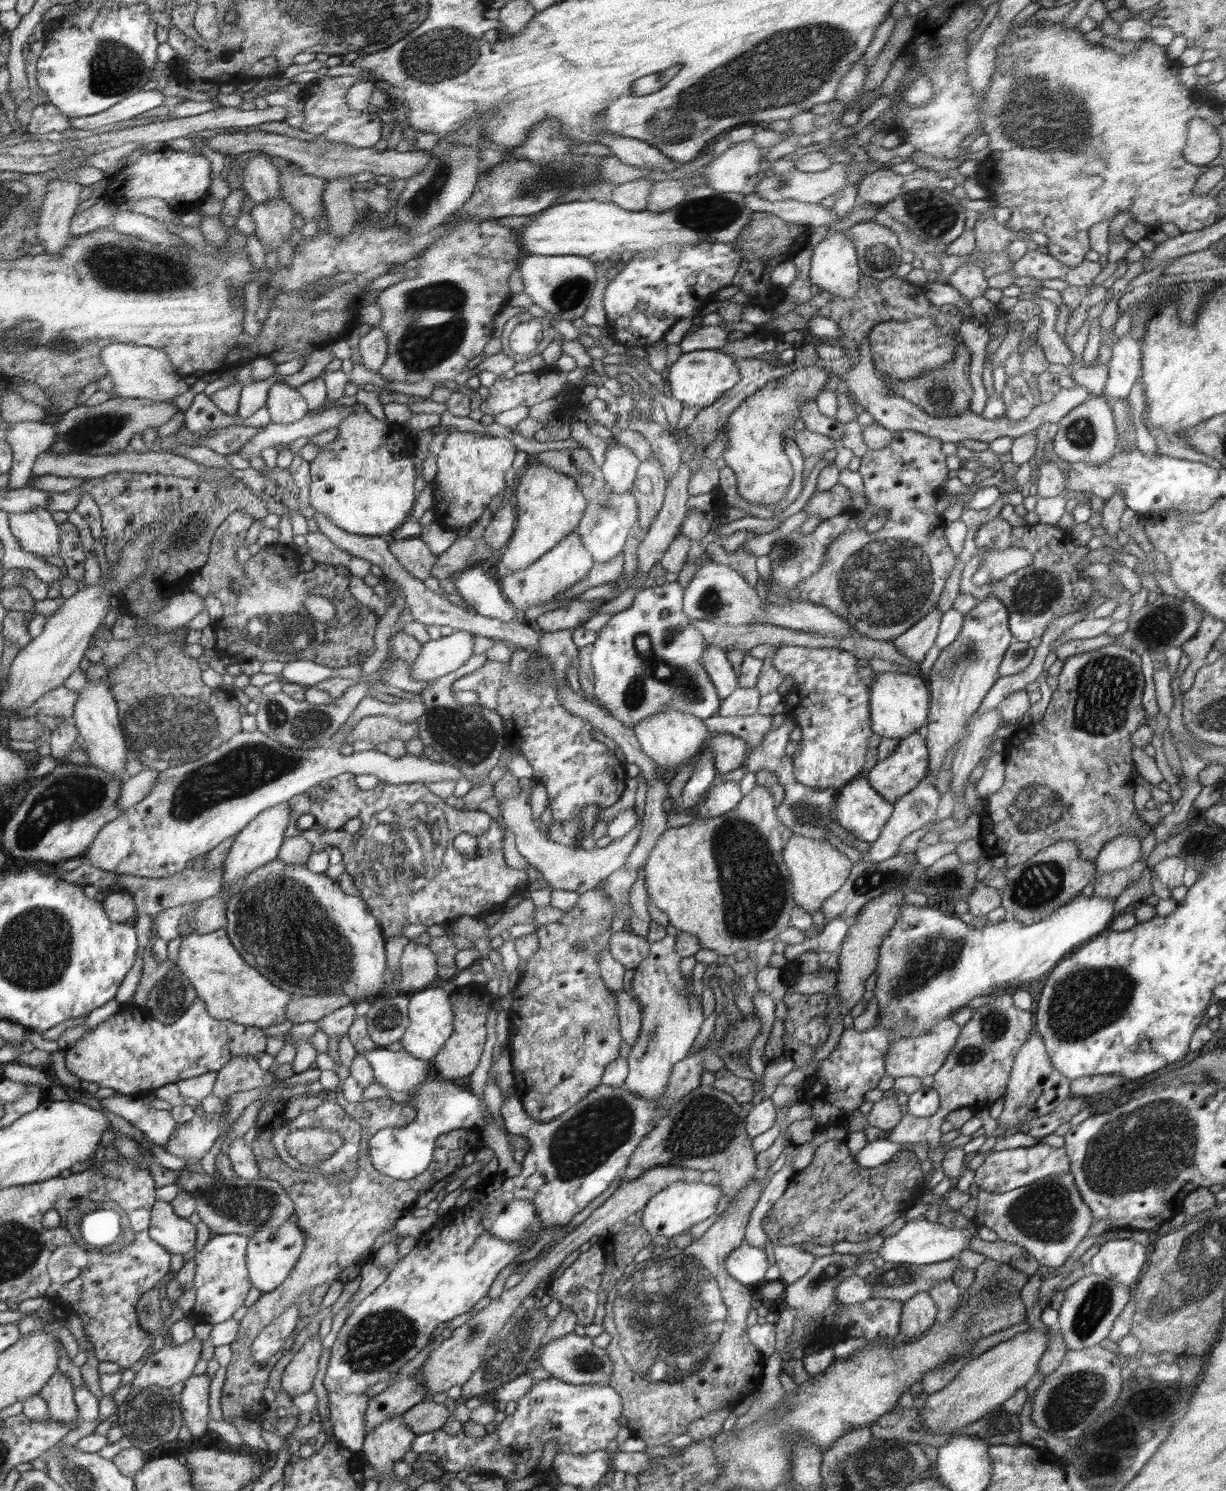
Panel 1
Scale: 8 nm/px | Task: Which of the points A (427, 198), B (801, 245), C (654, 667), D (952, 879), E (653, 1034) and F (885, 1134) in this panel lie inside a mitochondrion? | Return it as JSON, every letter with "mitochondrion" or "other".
{"A":"mitochondrion","B":"other","C":"mitochondrion","D":"mitochondrion","E":"mitochondrion","F":"other"}

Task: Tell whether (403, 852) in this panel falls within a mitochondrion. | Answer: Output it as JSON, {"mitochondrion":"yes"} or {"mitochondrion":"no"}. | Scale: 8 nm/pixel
{"mitochondrion":"yes"}

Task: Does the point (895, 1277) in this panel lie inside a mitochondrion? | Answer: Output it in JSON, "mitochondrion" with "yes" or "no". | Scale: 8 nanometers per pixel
{"mitochondrion":"yes"}

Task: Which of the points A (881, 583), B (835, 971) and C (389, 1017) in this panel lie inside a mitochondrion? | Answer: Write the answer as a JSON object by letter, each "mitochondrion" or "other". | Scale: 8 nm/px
{"A":"mitochondrion","B":"other","C":"mitochondrion"}

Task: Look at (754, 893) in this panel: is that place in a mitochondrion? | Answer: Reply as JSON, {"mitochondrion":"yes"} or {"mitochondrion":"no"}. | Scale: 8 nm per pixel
{"mitochondrion":"yes"}

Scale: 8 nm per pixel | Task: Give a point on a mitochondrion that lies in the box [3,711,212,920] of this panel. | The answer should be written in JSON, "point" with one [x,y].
{"point":[72,794]}

